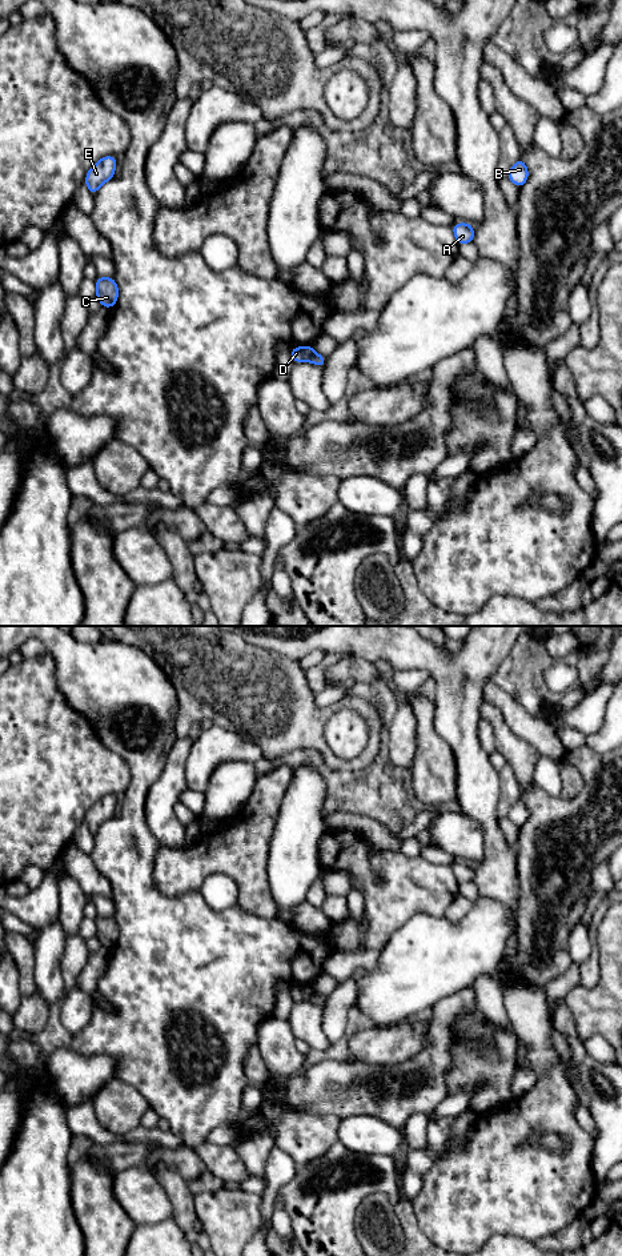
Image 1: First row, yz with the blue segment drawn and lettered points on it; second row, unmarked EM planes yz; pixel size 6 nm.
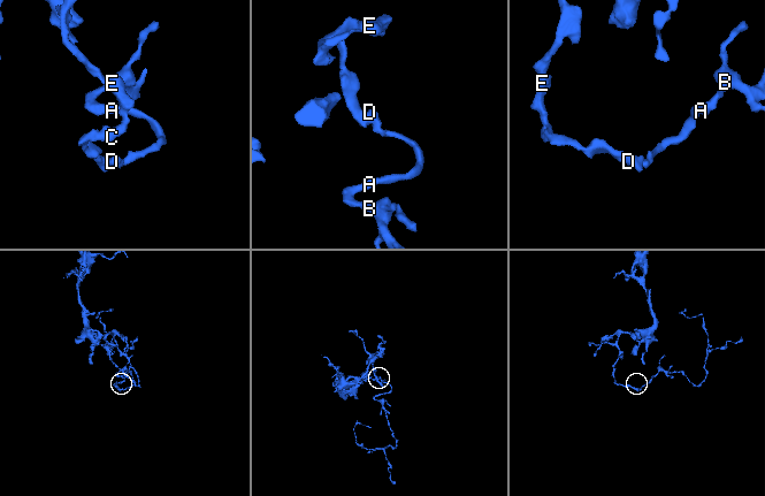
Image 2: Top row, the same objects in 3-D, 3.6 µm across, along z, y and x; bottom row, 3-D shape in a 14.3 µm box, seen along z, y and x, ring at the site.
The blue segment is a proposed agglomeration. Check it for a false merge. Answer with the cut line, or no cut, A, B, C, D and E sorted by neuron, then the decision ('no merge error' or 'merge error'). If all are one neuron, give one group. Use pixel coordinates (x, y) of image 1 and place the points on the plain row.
yz (313, 990), (307, 999) | A B D / C E | merge error

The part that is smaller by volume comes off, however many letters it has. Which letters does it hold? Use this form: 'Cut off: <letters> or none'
Cut off: A, B, D

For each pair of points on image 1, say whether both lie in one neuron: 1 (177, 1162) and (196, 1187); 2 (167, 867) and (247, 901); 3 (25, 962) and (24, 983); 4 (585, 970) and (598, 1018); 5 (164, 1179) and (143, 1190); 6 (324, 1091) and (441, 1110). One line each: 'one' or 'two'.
1: one
2: one
3: one
4: two
5: two
6: two

